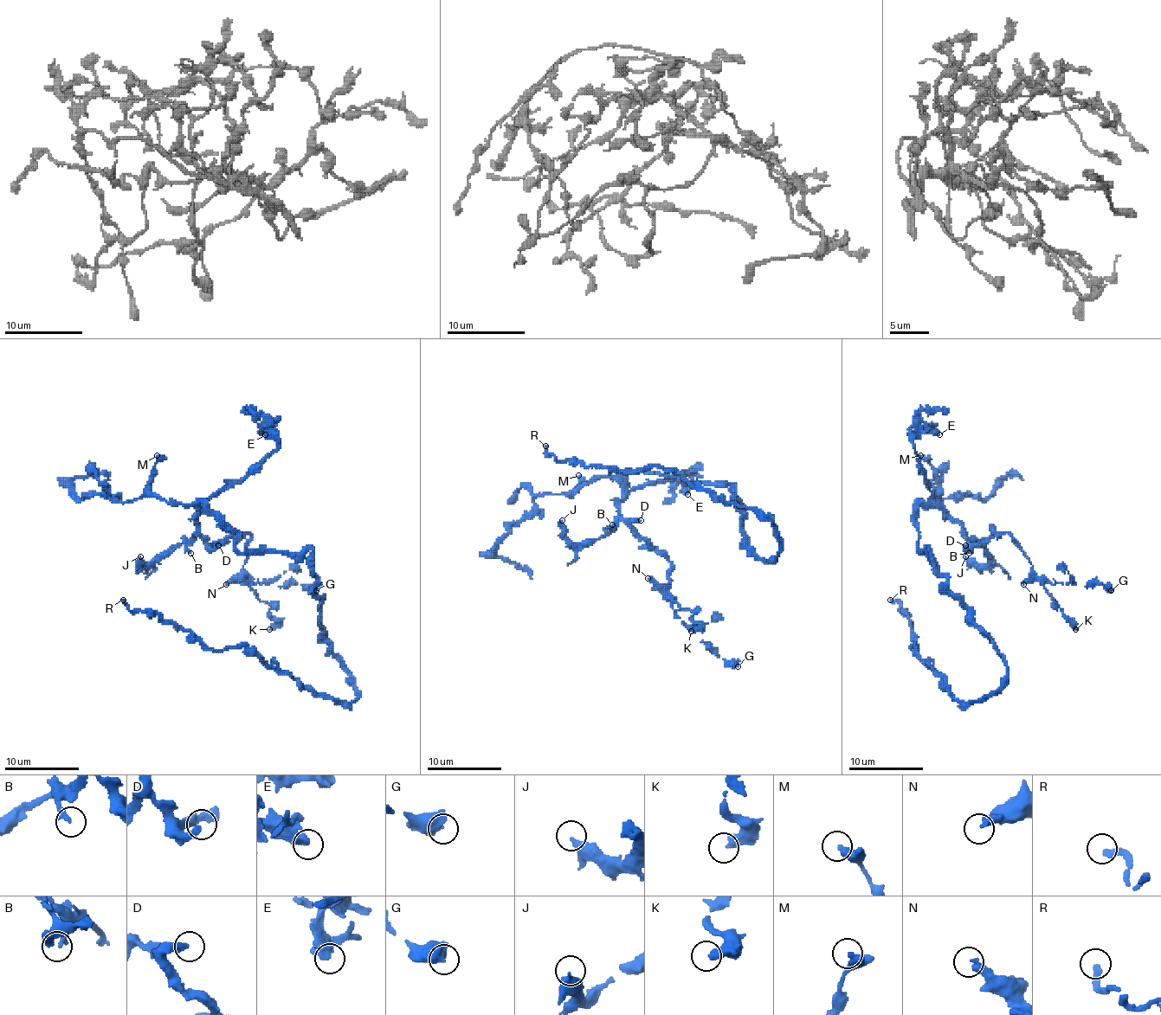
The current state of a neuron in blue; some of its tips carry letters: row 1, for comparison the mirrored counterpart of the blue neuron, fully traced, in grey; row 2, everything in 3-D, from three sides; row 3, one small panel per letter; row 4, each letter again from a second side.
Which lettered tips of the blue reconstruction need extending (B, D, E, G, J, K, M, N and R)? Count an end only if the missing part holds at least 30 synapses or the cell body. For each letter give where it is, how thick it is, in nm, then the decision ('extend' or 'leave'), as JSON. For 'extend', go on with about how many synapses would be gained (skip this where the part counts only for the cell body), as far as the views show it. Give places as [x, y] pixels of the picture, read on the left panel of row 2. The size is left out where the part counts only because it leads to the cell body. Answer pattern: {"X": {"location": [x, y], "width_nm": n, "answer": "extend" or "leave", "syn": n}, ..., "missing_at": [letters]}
{"B": {"location": [190, 553], "width_nm": 200, "answer": "leave"}, "D": {"location": [218, 545], "width_nm": 320, "answer": "leave"}, "E": {"location": [265, 434], "width_nm": 420, "answer": "leave"}, "G": {"location": [316, 590], "width_nm": 750, "answer": "leave"}, "J": {"location": [140, 556], "width_nm": 380, "answer": "leave"}, "K": {"location": [269, 629], "width_nm": 440, "answer": "leave"}, "M": {"location": [157, 455], "width_nm": 440, "answer": "leave"}, "N": {"location": [226, 584], "width_nm": 320, "answer": "leave"}, "R": {"location": [123, 600], "width_nm": 300, "answer": "leave"}, "missing_at": []}

